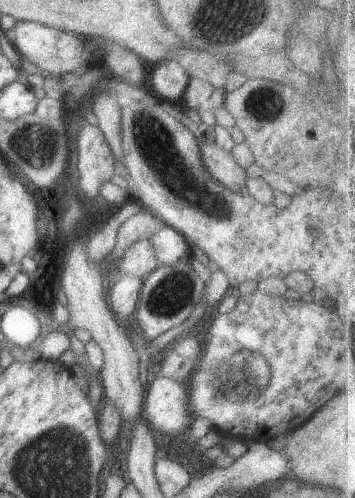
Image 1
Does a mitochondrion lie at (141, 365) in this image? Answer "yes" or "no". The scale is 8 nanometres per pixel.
no

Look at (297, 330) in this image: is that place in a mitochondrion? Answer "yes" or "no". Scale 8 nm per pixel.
no

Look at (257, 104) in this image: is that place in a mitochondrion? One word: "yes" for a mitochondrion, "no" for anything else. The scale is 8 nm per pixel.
yes

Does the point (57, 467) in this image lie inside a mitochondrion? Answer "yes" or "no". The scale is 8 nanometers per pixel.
yes

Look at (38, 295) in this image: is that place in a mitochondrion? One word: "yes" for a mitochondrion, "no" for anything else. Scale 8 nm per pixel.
no

